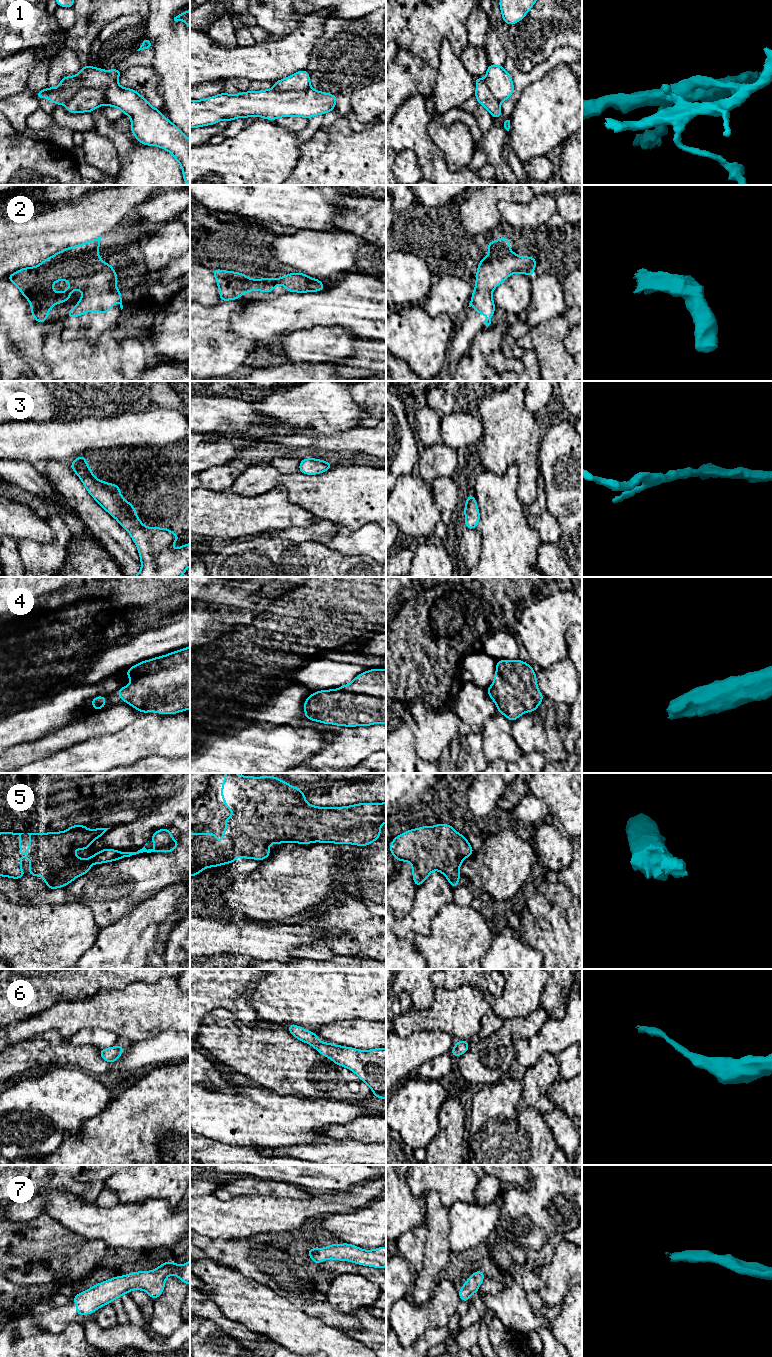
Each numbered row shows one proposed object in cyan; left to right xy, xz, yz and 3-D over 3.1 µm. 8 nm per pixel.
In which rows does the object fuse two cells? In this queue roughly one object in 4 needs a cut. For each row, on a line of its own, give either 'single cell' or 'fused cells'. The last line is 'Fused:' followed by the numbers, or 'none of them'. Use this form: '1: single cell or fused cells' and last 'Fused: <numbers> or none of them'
1: fused cells
2: single cell
3: single cell
4: single cell
5: single cell
6: single cell
7: single cell
Fused: 1

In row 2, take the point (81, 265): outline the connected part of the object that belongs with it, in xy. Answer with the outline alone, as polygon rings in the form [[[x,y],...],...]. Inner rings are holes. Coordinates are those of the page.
[[[102,236],[83,244],[67,247],[51,257],[48,257],[35,267],[25,267],[17,270],[15,273],[6,277],[15,284],[21,291],[22,295],[31,304],[31,314],[35,320],[42,324],[48,318],[49,310],[58,303],[64,303],[71,298],[71,293],[75,289],[80,289],[83,294],[77,305],[67,314],[67,318],[79,317],[87,311],[96,313],[109,313],[113,303],[119,303],[123,309],[121,290],[118,290],[116,282],[119,278],[114,268],[101,260],[97,253],[100,248]],[[55,281],[69,281],[69,288],[59,293],[55,293],[53,283]]]

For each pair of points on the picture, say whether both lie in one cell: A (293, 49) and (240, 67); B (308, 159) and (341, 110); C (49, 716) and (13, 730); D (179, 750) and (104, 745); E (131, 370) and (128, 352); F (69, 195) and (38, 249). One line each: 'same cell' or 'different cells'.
A: same cell
B: different cells
C: same cell
D: same cell
E: same cell
F: different cells

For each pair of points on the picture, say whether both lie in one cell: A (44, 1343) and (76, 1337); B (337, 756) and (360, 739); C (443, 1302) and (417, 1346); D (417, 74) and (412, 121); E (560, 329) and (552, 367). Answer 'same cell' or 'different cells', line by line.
A: same cell
B: same cell
C: different cells
D: different cells
E: same cell

